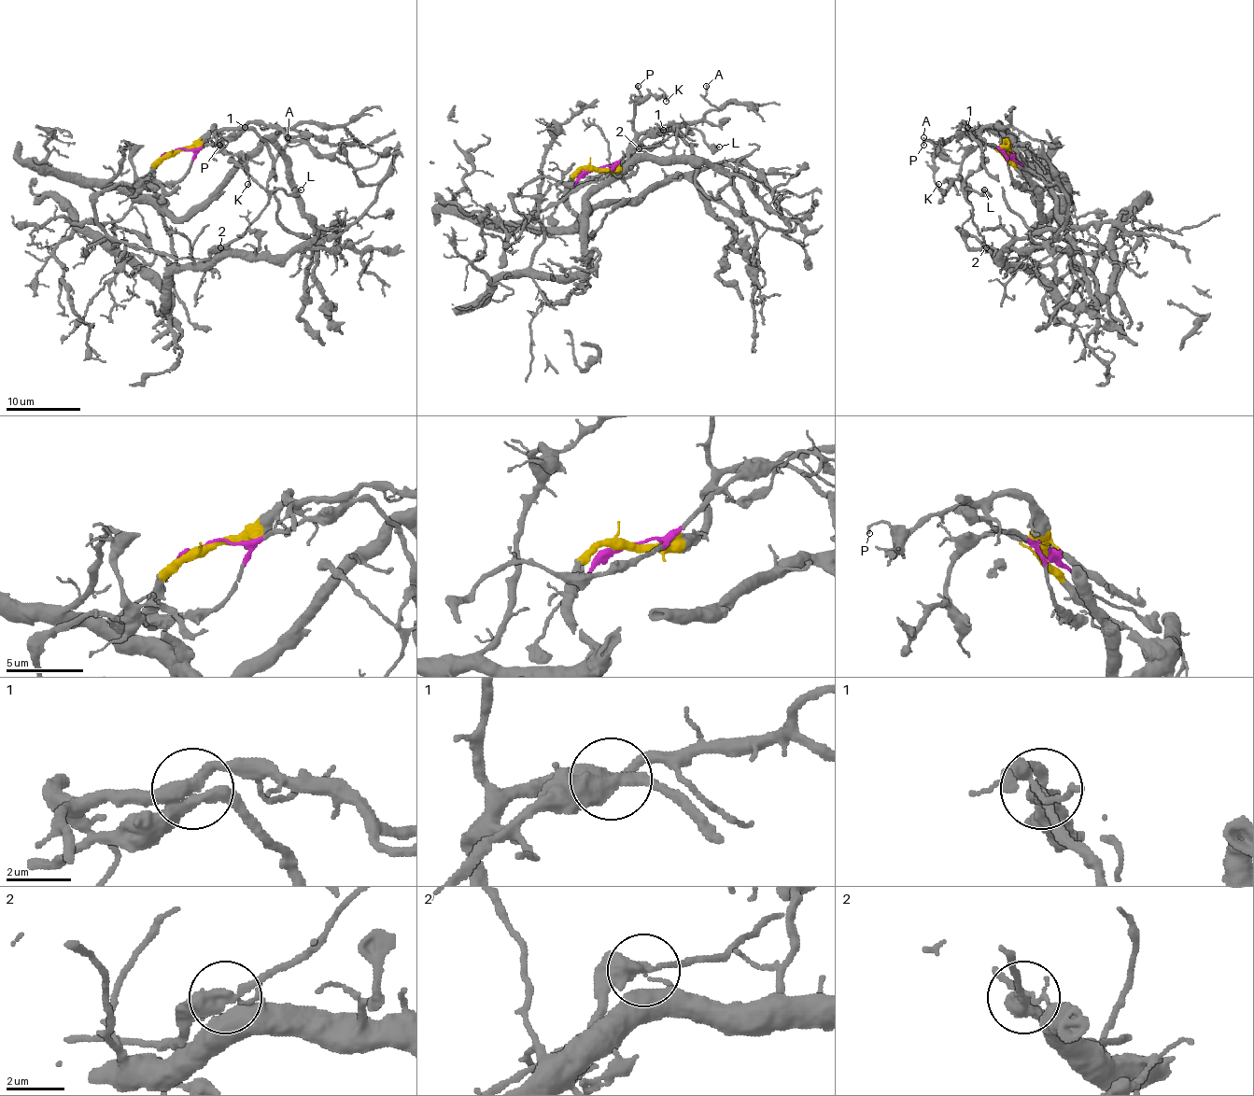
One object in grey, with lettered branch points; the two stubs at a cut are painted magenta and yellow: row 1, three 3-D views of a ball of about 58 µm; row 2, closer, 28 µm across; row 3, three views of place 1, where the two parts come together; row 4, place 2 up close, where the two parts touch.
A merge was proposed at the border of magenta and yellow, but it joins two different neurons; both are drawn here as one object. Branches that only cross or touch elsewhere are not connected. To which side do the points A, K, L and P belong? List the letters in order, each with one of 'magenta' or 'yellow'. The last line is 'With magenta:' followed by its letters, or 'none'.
A: yellow
K: yellow
L: magenta
P: yellow
With magenta: L

